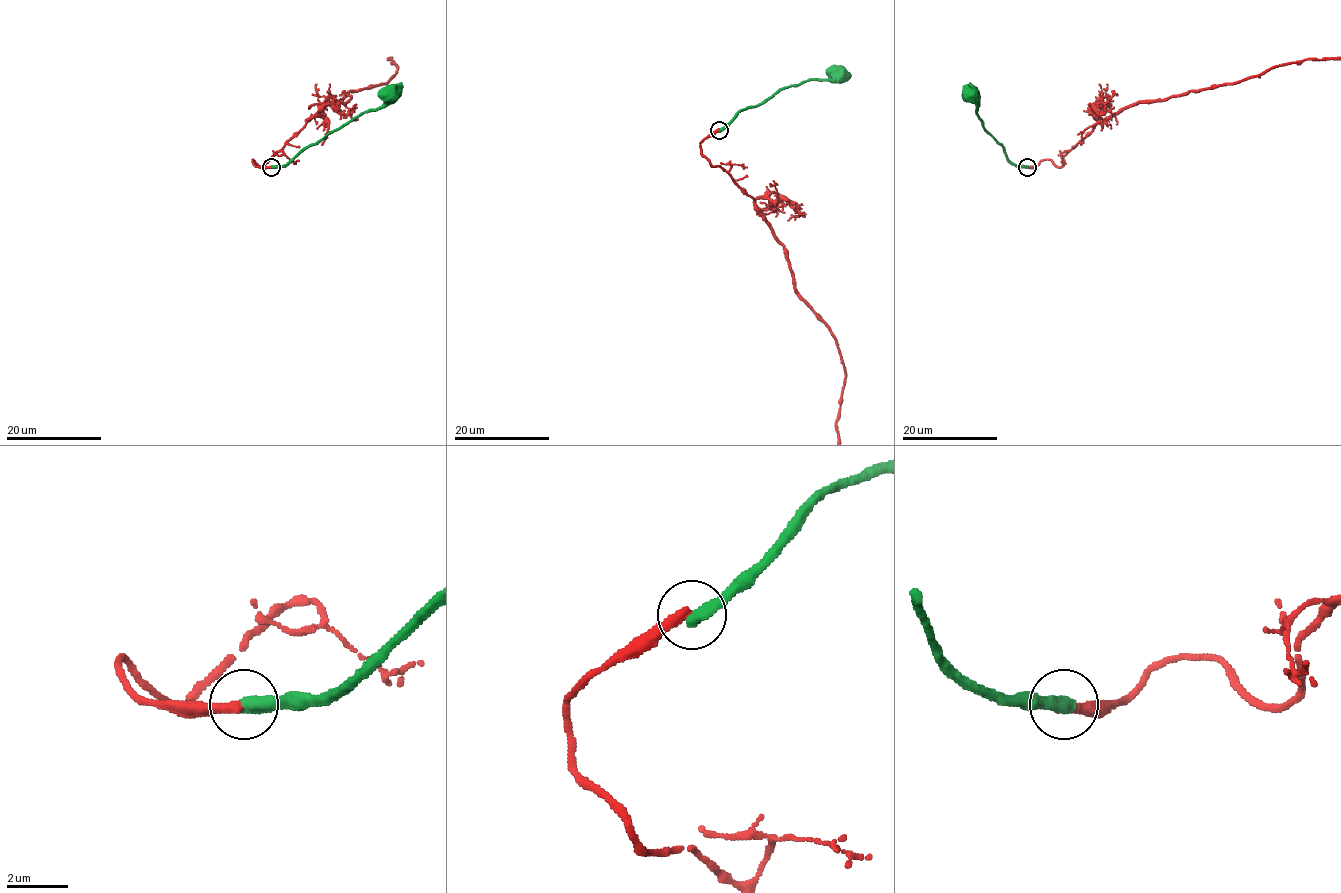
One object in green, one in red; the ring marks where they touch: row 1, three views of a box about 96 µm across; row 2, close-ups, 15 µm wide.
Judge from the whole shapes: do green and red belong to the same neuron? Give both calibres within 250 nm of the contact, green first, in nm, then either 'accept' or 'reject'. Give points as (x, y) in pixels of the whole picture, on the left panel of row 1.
calibres 480 and 320 nm; reject

